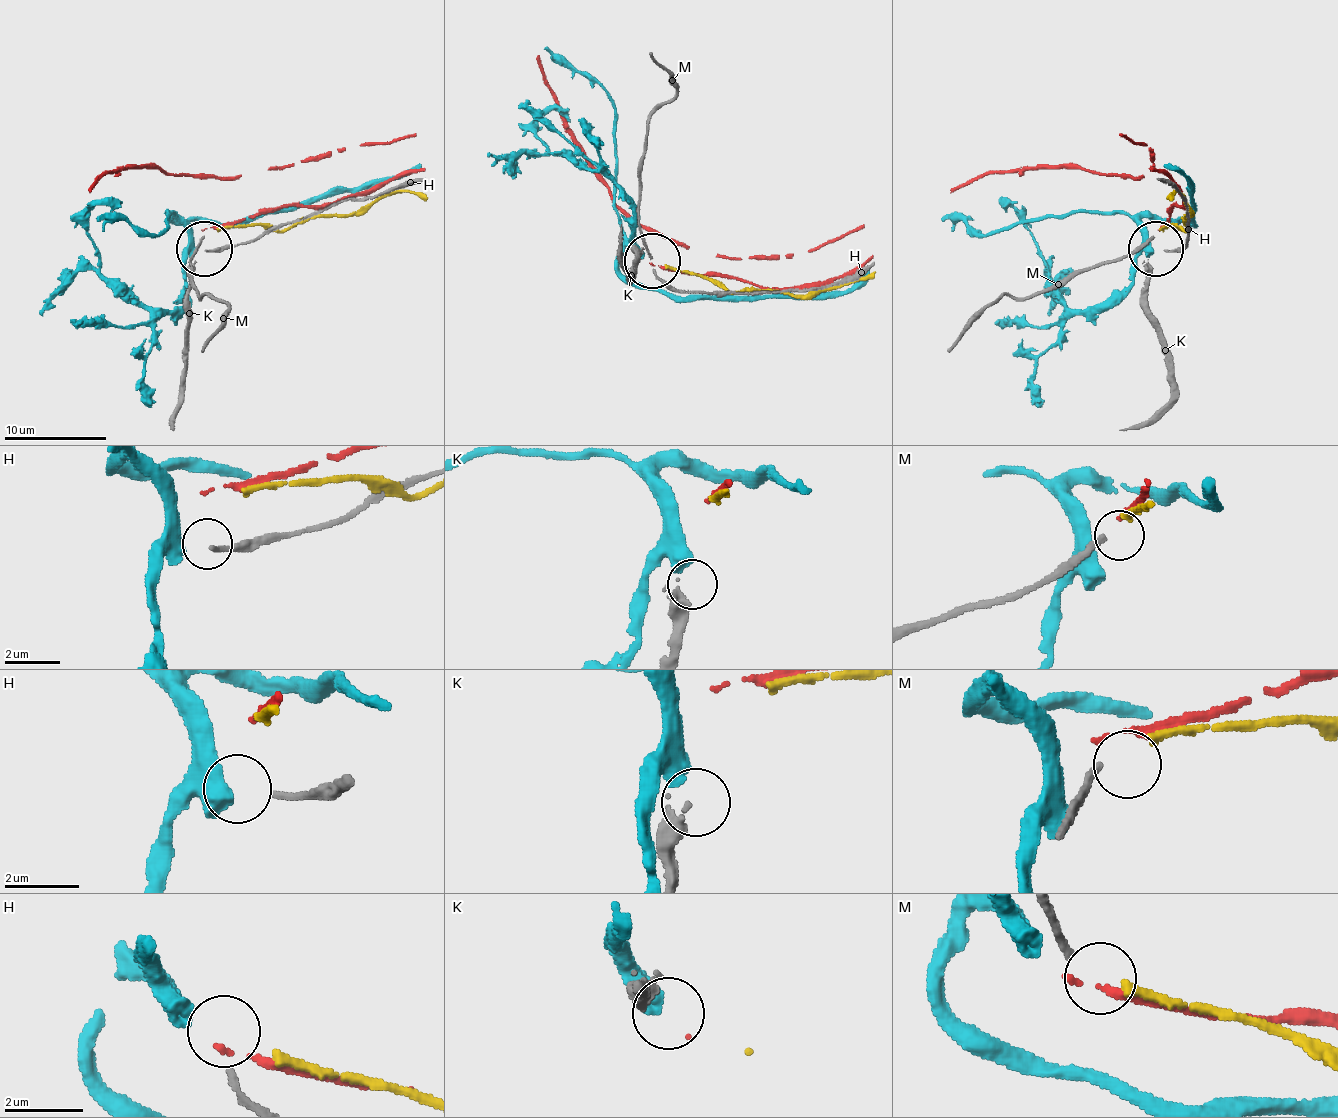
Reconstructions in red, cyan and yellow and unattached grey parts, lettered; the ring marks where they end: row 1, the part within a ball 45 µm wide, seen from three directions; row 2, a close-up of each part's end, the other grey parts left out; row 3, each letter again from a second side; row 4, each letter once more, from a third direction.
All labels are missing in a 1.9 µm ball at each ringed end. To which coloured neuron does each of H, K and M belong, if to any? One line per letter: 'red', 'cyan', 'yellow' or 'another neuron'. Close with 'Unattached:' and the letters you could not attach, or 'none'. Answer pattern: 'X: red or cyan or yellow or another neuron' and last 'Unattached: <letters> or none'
H: another neuron
K: cyan
M: yellow
Unattached: H

